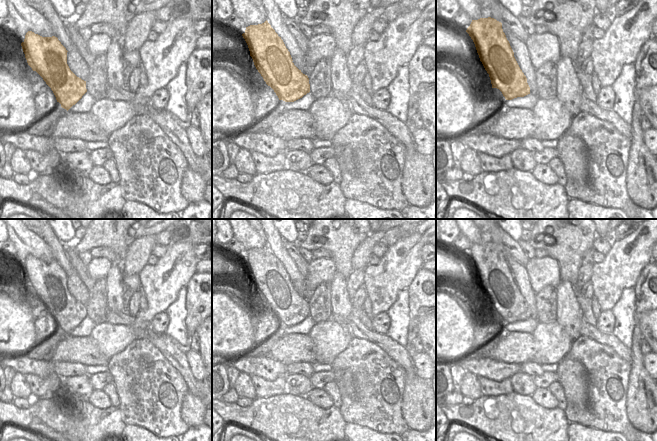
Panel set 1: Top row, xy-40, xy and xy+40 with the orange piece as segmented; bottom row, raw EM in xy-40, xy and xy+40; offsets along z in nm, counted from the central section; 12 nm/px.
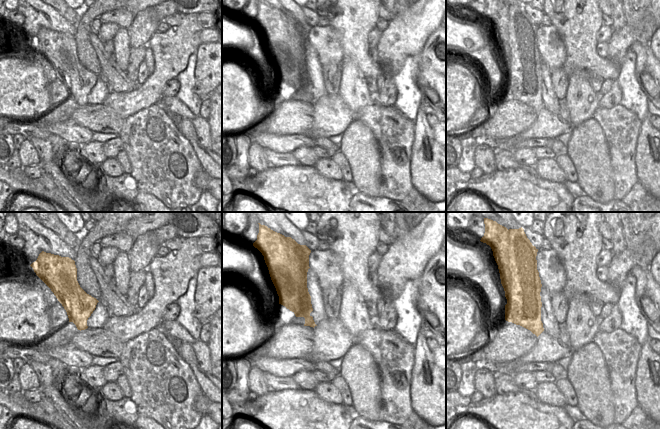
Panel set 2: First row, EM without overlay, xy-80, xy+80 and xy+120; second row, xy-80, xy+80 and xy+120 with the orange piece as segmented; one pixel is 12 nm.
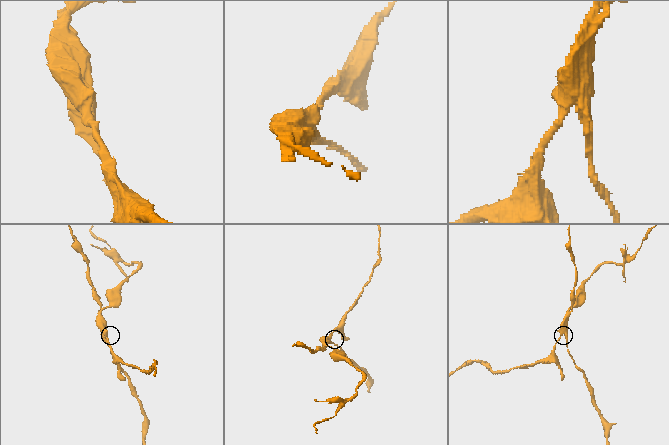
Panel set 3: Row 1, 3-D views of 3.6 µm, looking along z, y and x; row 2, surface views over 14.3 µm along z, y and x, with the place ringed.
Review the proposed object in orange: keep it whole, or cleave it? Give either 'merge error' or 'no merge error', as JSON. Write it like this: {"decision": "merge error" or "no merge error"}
{"decision": "merge error"}

